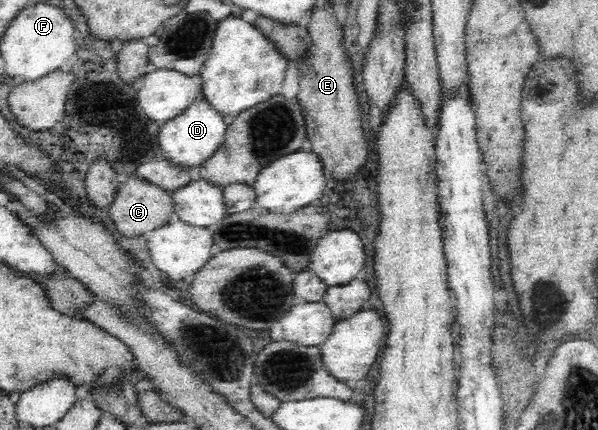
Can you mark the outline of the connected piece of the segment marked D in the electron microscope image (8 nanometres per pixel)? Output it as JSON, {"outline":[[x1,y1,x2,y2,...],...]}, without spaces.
{"outline":[[207,99,194,101,180,115,160,124,157,134,160,150,168,160,172,161,172,164,188,165,188,168,195,170,222,145,227,127,223,117]]}

